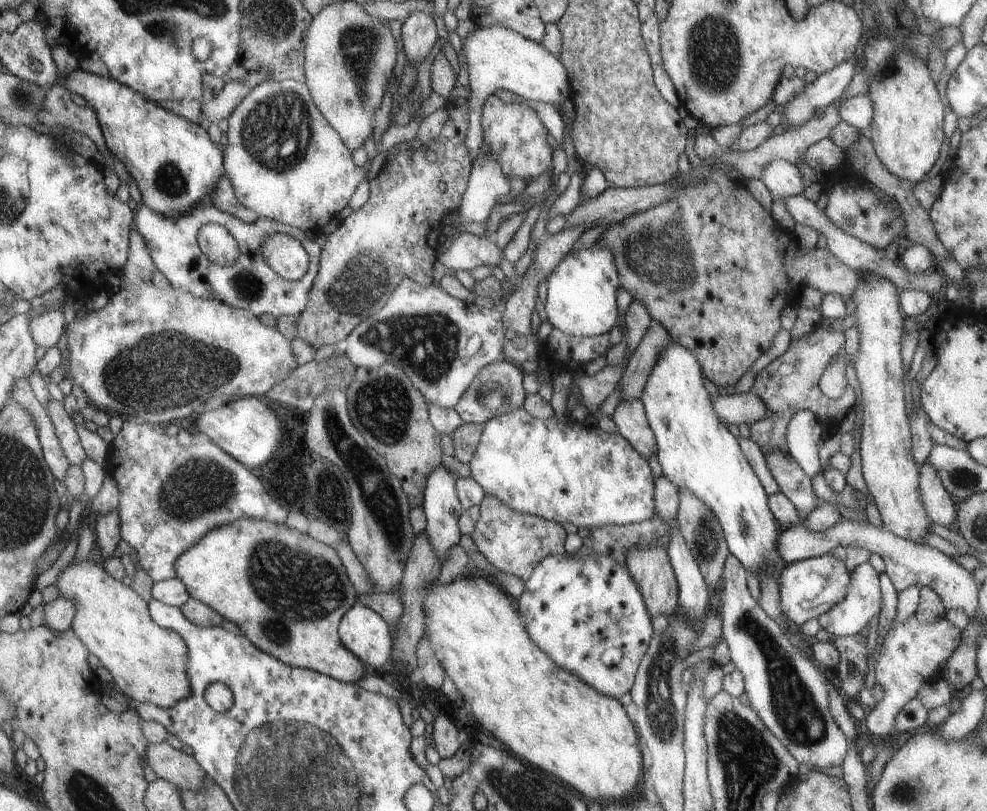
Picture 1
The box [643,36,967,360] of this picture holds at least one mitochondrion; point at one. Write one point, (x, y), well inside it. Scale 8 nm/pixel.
(886, 68)

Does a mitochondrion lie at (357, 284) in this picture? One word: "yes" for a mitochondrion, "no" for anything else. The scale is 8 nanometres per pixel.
yes

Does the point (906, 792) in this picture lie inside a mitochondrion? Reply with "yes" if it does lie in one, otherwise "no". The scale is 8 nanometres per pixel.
yes

